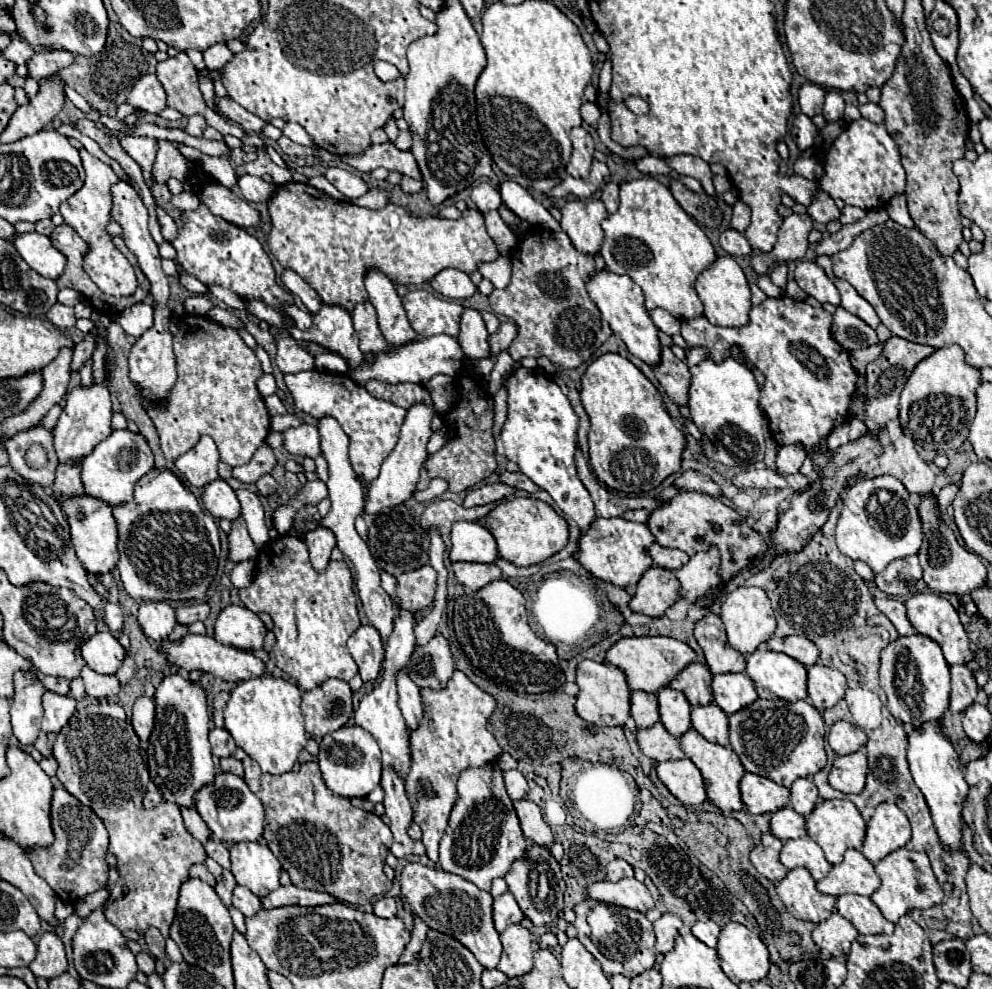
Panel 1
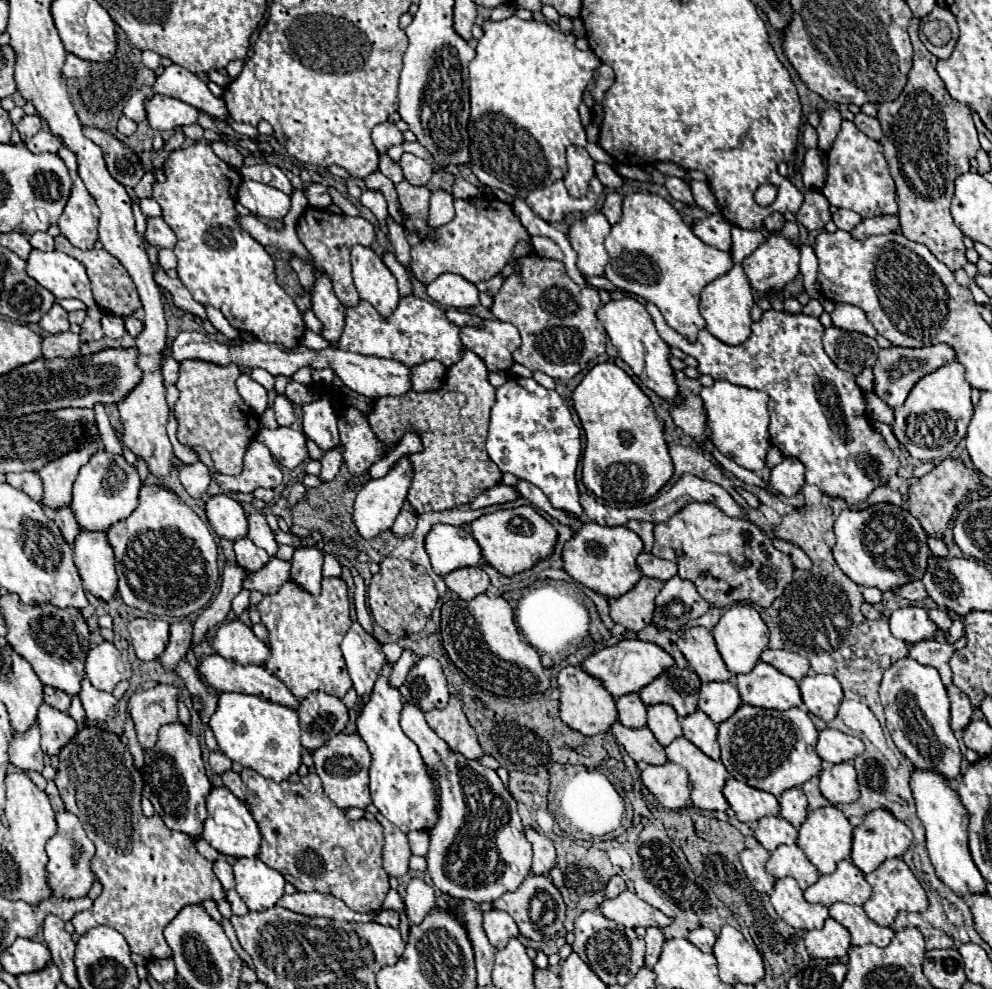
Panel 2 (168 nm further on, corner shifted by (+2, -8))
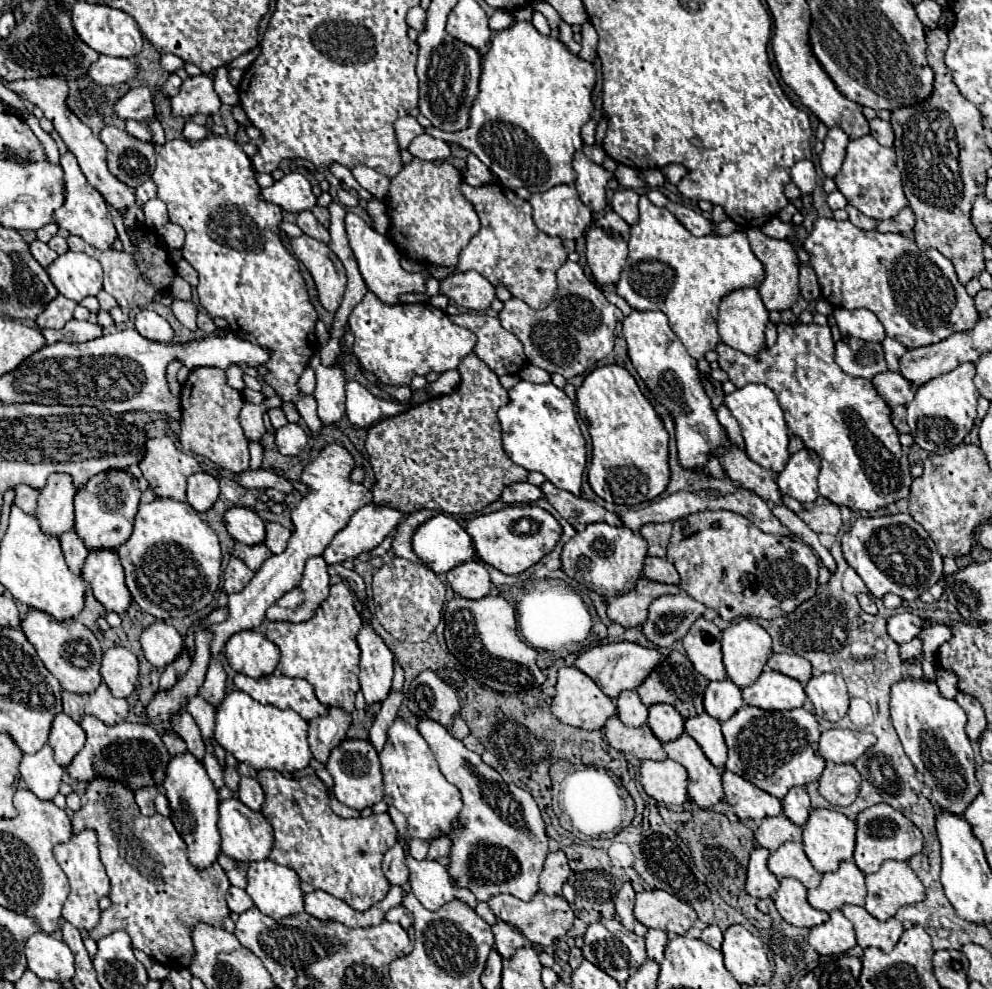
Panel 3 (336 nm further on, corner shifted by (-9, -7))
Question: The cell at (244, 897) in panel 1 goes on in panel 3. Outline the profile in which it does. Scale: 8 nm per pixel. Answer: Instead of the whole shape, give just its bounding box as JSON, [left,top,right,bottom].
[227,887,253,913]

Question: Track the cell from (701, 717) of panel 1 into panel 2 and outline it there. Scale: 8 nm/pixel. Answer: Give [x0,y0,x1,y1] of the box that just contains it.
[682,710,720,760]

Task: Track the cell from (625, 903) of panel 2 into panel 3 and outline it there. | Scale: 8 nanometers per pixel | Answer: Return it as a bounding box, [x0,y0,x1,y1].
[635,889,697,935]

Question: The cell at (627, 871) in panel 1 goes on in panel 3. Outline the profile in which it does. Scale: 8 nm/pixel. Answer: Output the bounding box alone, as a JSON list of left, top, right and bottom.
[615,883,647,935]

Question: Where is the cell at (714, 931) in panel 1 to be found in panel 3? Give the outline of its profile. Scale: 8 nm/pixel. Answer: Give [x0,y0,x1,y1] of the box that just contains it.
[701,925,723,949]

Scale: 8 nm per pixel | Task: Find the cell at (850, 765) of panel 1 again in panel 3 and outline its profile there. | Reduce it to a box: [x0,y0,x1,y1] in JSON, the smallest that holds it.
[819,763,861,807]

